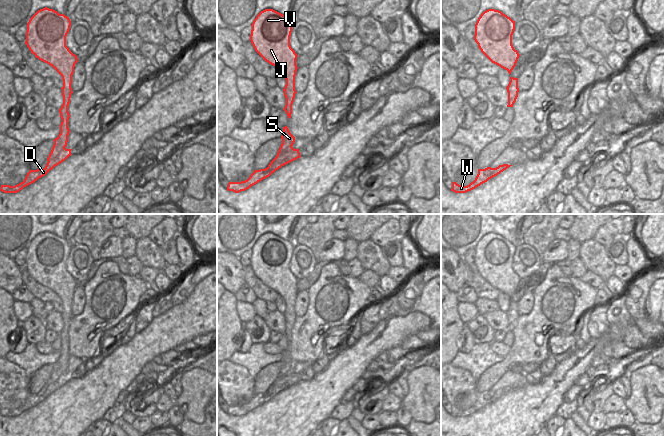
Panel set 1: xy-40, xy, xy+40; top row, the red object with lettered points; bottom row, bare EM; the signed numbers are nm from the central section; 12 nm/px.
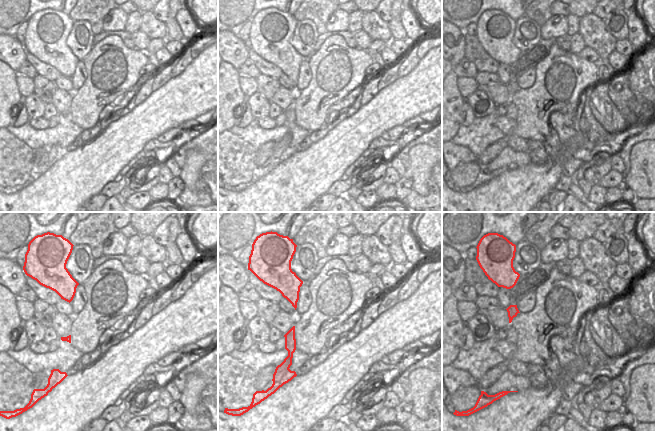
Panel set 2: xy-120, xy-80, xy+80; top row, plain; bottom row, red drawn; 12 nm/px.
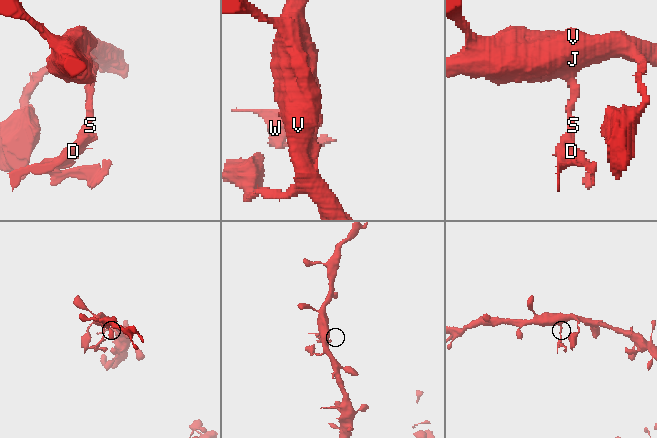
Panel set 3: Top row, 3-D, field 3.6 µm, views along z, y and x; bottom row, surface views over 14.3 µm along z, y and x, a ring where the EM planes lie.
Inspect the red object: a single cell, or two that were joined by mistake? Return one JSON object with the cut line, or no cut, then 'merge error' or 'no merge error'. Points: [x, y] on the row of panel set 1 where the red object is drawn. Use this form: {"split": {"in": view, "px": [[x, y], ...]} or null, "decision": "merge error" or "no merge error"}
{"split": {"in": "xy-40", "px": [[68, 102], [60, 108]]}, "decision": "merge error"}

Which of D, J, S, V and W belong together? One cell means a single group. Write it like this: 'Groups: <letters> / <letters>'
Groups: D S W / J V.

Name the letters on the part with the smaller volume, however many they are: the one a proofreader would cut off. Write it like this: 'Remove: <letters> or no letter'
Remove: D, S, W

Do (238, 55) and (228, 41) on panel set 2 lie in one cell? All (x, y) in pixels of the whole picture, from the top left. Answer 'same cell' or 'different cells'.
same cell

